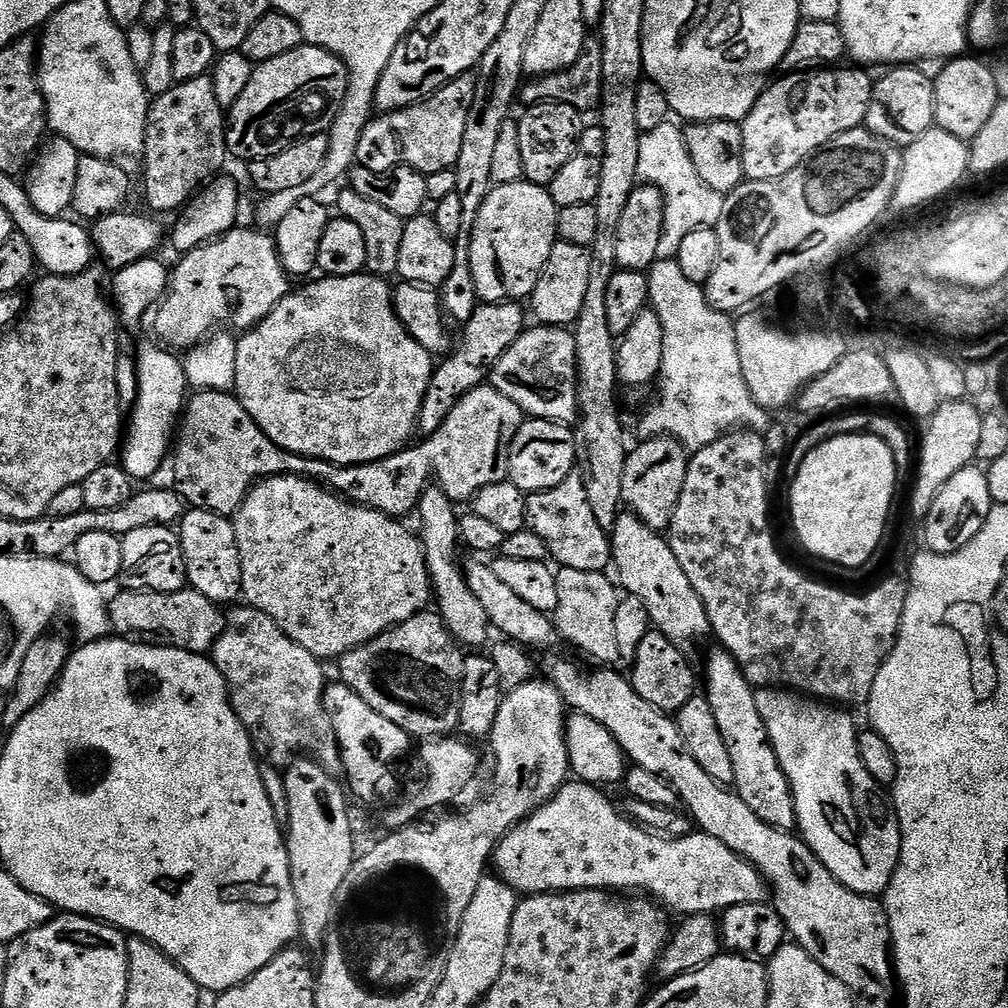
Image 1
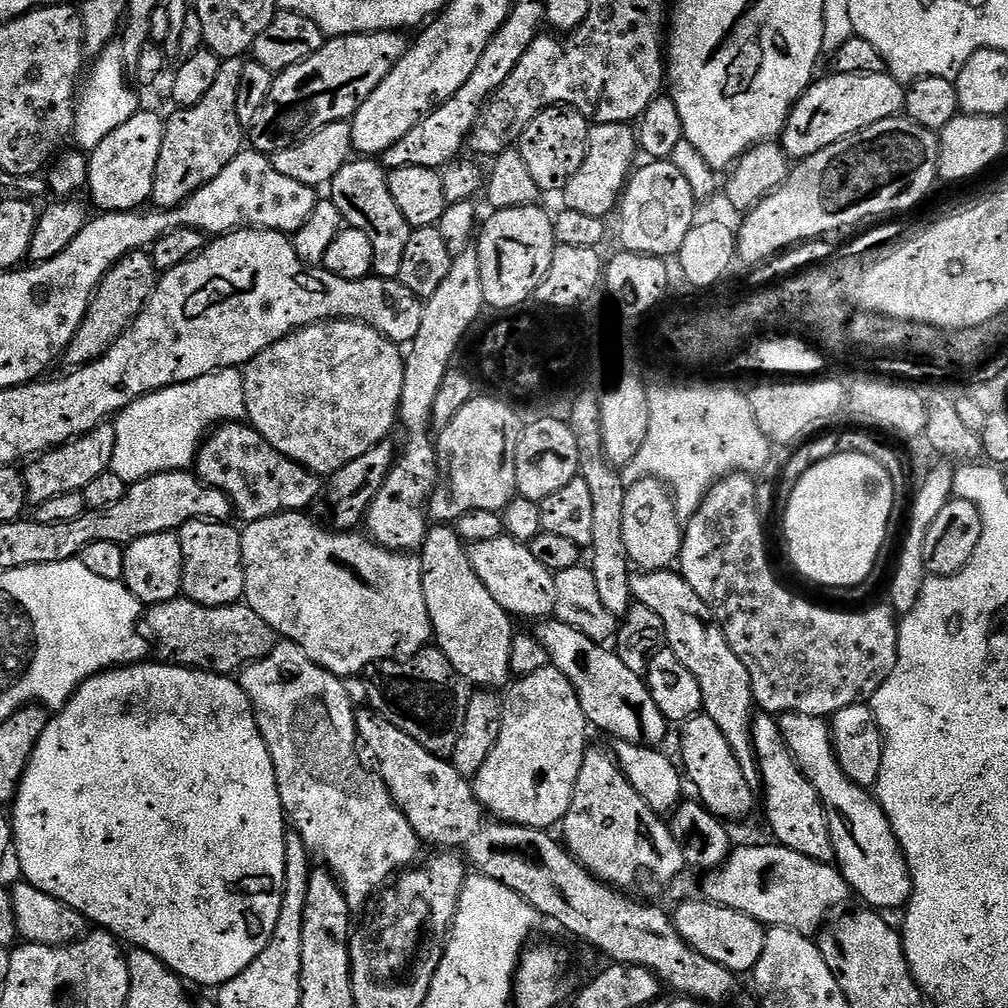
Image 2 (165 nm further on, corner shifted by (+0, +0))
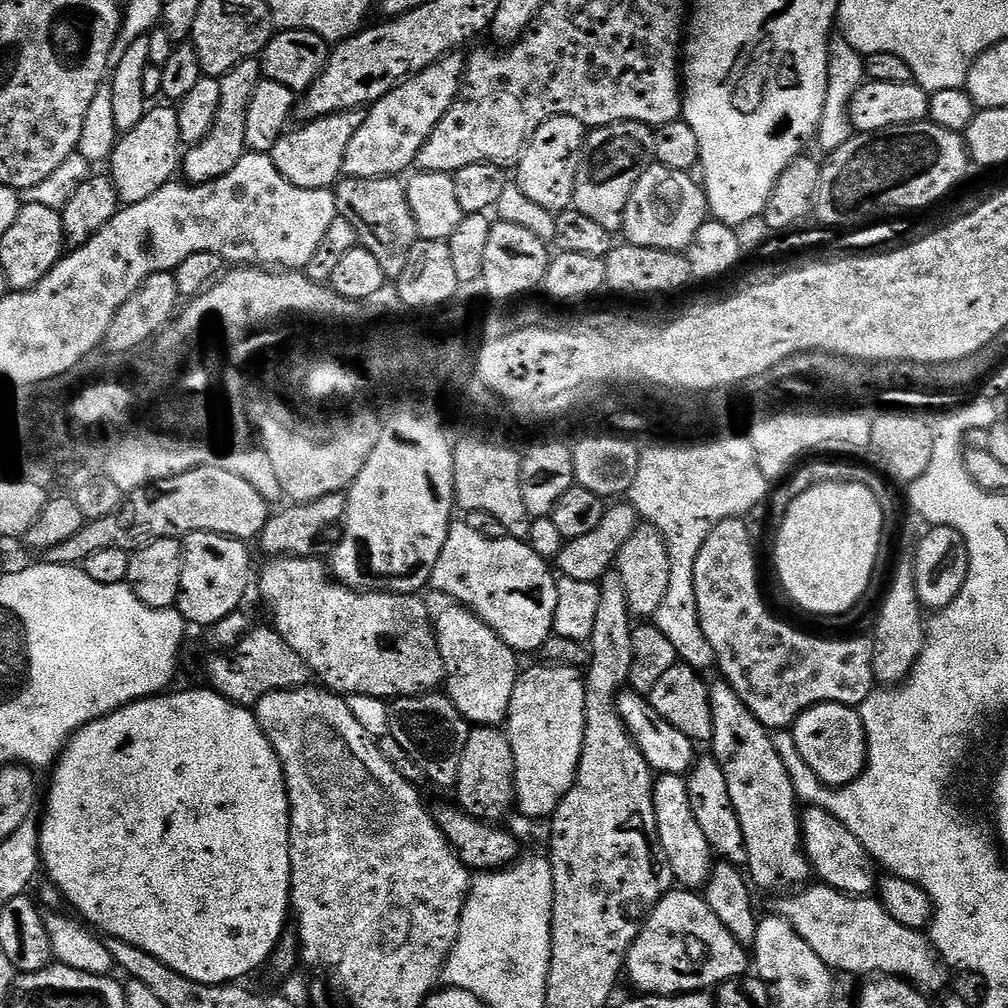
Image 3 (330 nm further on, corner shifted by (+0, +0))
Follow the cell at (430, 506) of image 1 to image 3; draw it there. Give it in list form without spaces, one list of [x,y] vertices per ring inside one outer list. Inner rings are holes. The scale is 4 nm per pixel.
[[[448,606],[434,620],[436,645],[444,663],[446,695],[454,702],[458,714],[478,728],[498,728],[508,719],[510,698],[514,698],[514,686],[518,675],[518,654],[482,618],[463,606]]]

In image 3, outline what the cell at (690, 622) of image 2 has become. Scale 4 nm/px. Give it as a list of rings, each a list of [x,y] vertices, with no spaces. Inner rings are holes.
[[[720,678],[717,681],[717,684],[713,683],[708,690],[710,710],[714,718],[710,754],[716,759],[718,766],[722,766],[722,774],[726,774],[726,790],[730,790],[734,814],[738,814],[738,823],[742,825],[742,838],[746,838],[747,875],[757,889],[765,888],[768,892],[799,889],[813,879],[814,873],[812,863],[804,852],[804,838],[800,835],[802,808],[798,803],[792,779],[774,746],[772,732],[764,728],[758,718],[754,718],[746,702],[742,702],[740,695],[728,685],[727,680]]]

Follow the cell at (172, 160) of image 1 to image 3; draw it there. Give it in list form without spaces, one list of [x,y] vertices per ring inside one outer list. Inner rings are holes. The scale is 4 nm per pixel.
[[[256,58],[238,62],[234,70],[219,77],[220,101],[214,126],[201,144],[191,145],[182,156],[182,176],[184,172],[183,179],[187,183],[208,184],[211,180],[230,174],[234,166],[238,166],[238,162],[246,154],[246,110],[250,110],[250,98],[254,98],[254,90],[261,79],[260,61]]]

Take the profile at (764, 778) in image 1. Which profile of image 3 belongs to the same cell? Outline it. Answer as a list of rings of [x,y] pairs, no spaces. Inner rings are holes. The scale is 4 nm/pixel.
[[[808,806],[800,817],[800,835],[804,838],[804,852],[812,863],[812,871],[829,888],[836,888],[848,896],[871,897],[878,888],[878,865],[872,855],[825,808]]]

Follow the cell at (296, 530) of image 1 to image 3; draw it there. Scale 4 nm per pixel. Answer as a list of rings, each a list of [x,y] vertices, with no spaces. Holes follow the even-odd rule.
[[[278,556],[267,561],[264,569],[259,569],[258,584],[260,580],[260,592],[272,611],[274,627],[280,633],[281,638],[308,664],[308,671],[313,677],[316,676],[323,687],[337,693],[356,696],[360,692],[367,696],[378,696],[381,698],[399,698],[401,696],[423,696],[425,692],[435,692],[444,684],[444,663],[442,654],[436,645],[436,633],[434,631],[434,620],[428,617],[428,608],[416,594],[405,594],[402,592],[365,592],[354,588],[348,588],[345,584],[337,582],[330,575],[329,569],[320,560],[312,556]]]

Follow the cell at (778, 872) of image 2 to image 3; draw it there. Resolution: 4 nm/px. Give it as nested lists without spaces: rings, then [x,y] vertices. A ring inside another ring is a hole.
[[[823,882],[801,887],[795,894],[784,894],[780,898],[775,911],[794,926],[806,946],[810,946],[828,968],[863,978],[898,976],[925,994],[943,990],[949,973],[932,947],[931,939],[923,931],[902,926],[879,899],[848,896]]]

